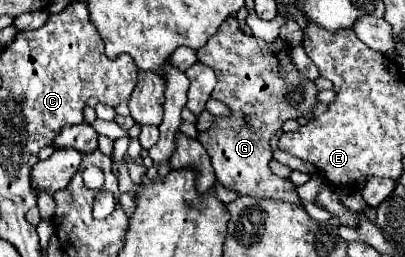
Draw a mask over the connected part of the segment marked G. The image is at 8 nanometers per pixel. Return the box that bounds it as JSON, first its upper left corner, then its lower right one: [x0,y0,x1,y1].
[196,18,318,206]

